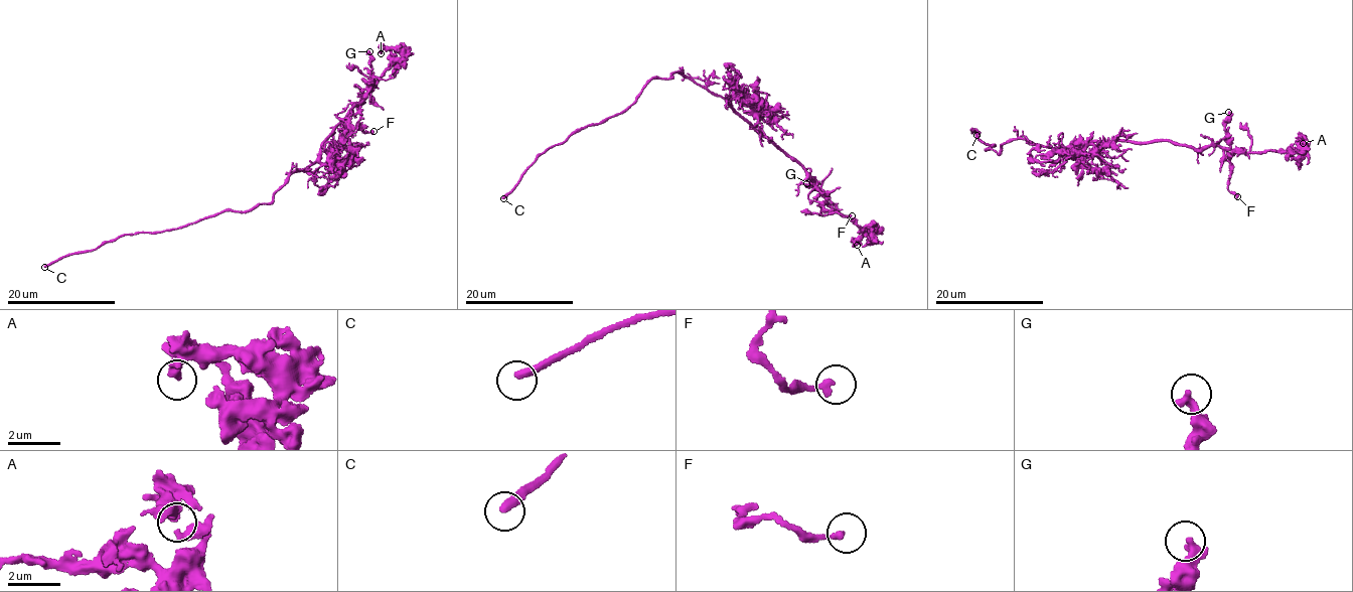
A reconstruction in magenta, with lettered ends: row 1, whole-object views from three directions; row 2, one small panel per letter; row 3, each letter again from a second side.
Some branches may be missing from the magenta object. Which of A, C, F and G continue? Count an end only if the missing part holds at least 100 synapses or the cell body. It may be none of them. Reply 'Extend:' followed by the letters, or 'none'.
Extend: C

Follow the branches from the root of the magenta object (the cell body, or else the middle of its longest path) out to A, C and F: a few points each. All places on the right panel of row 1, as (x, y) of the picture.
A: (1037, 144), (1063, 150), (1090, 142), (1160, 141), (1260, 154), (1302, 152), (1309, 142), (1302, 138), (1303, 143)
C: (1037, 144), (1018, 137), (999, 153), (988, 150), (995, 146), (971, 128), (976, 135)
F: (1037, 144), (1063, 150), (1113, 141), (1160, 141), (1203, 150), (1227, 147), (1233, 151), (1227, 187), (1237, 196)

